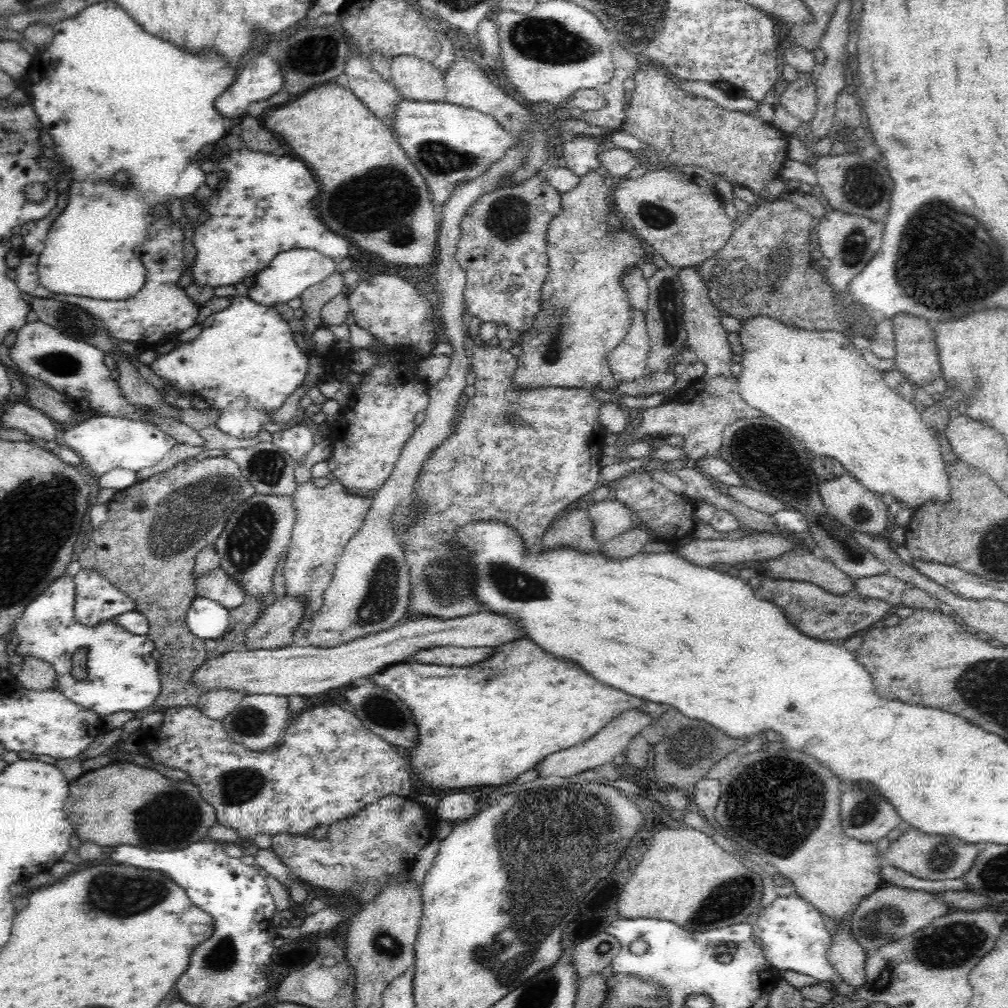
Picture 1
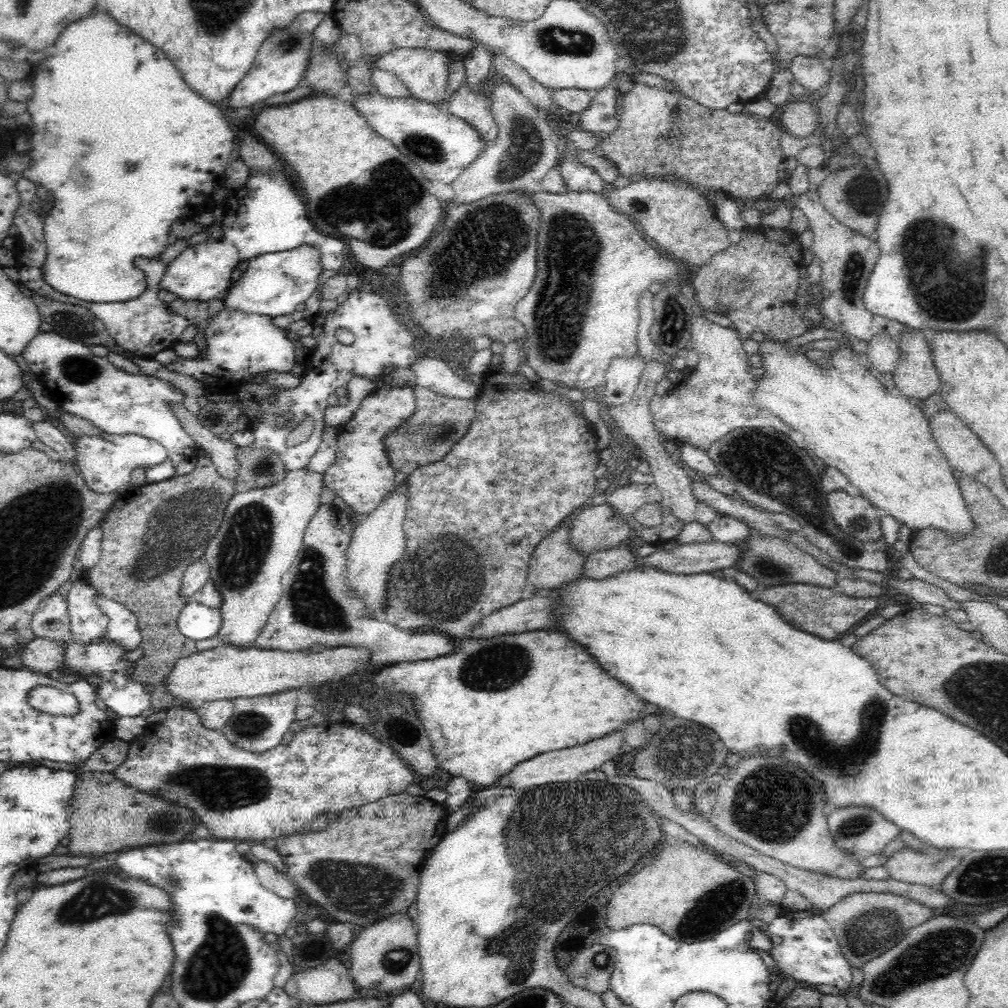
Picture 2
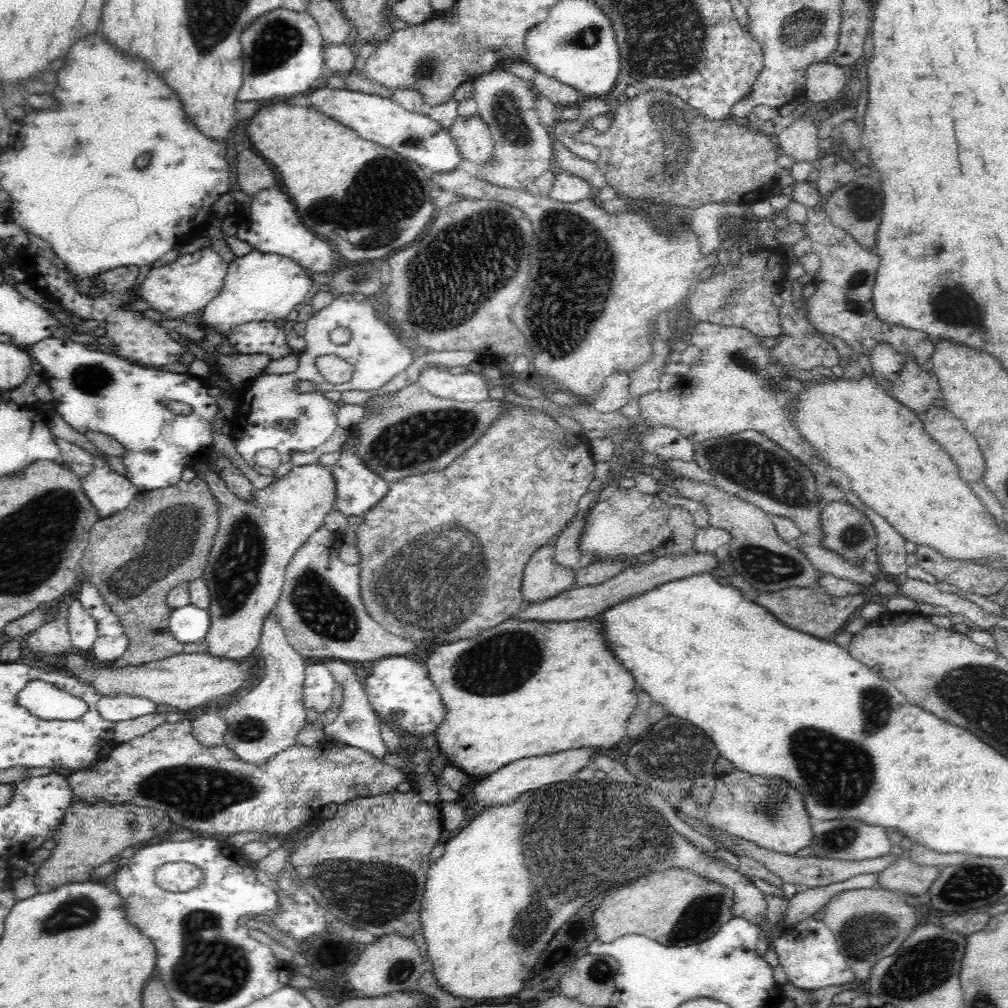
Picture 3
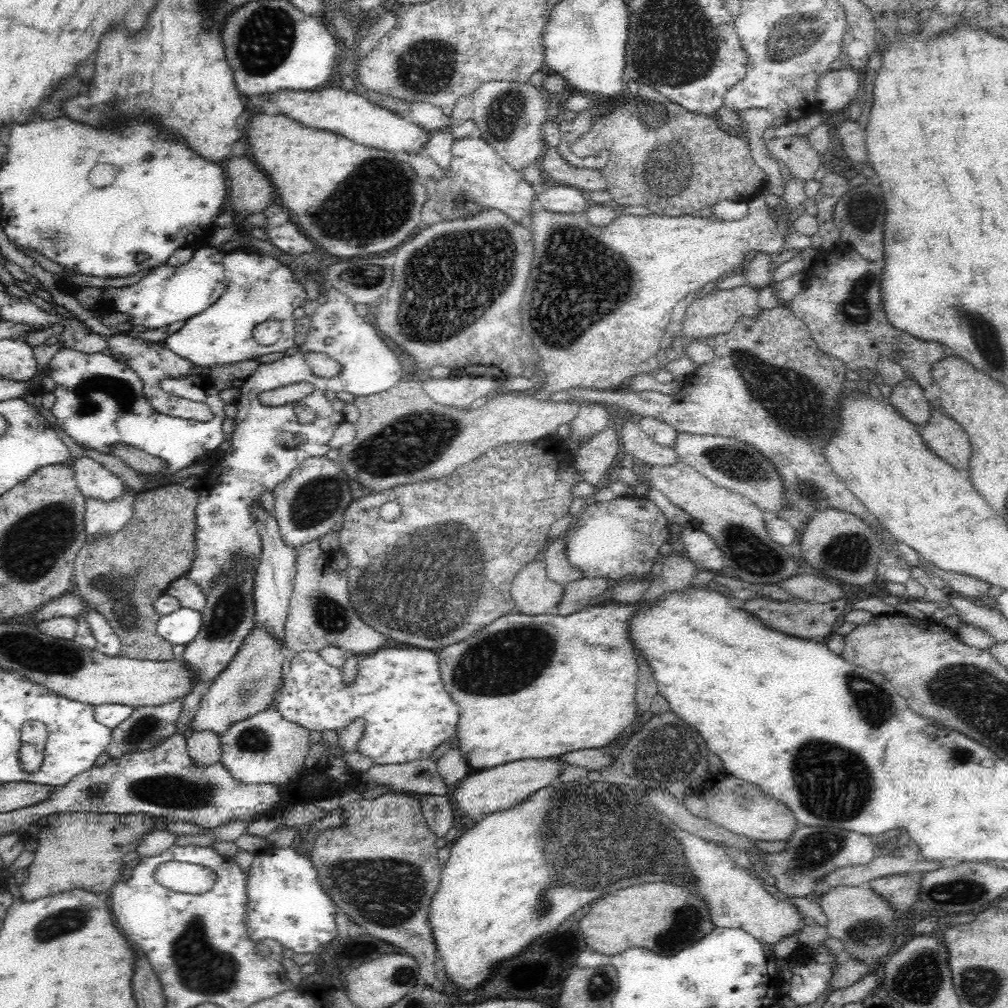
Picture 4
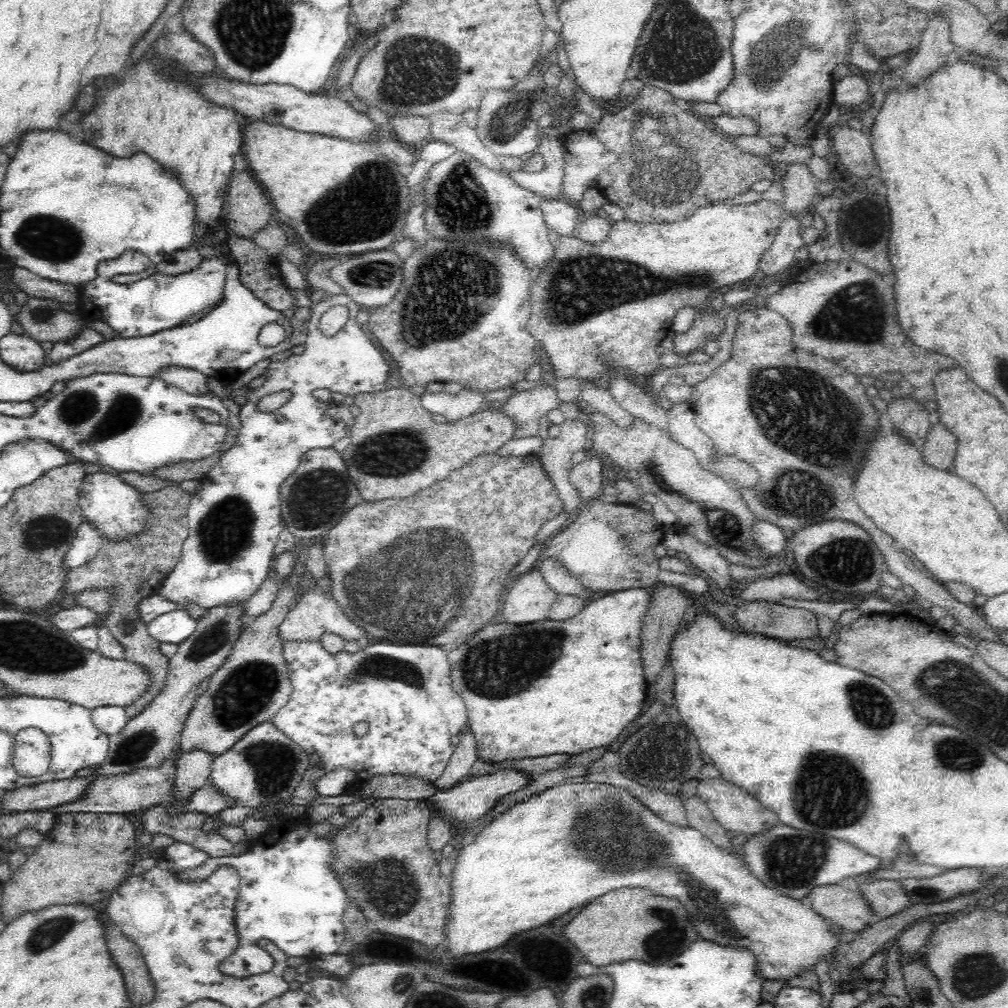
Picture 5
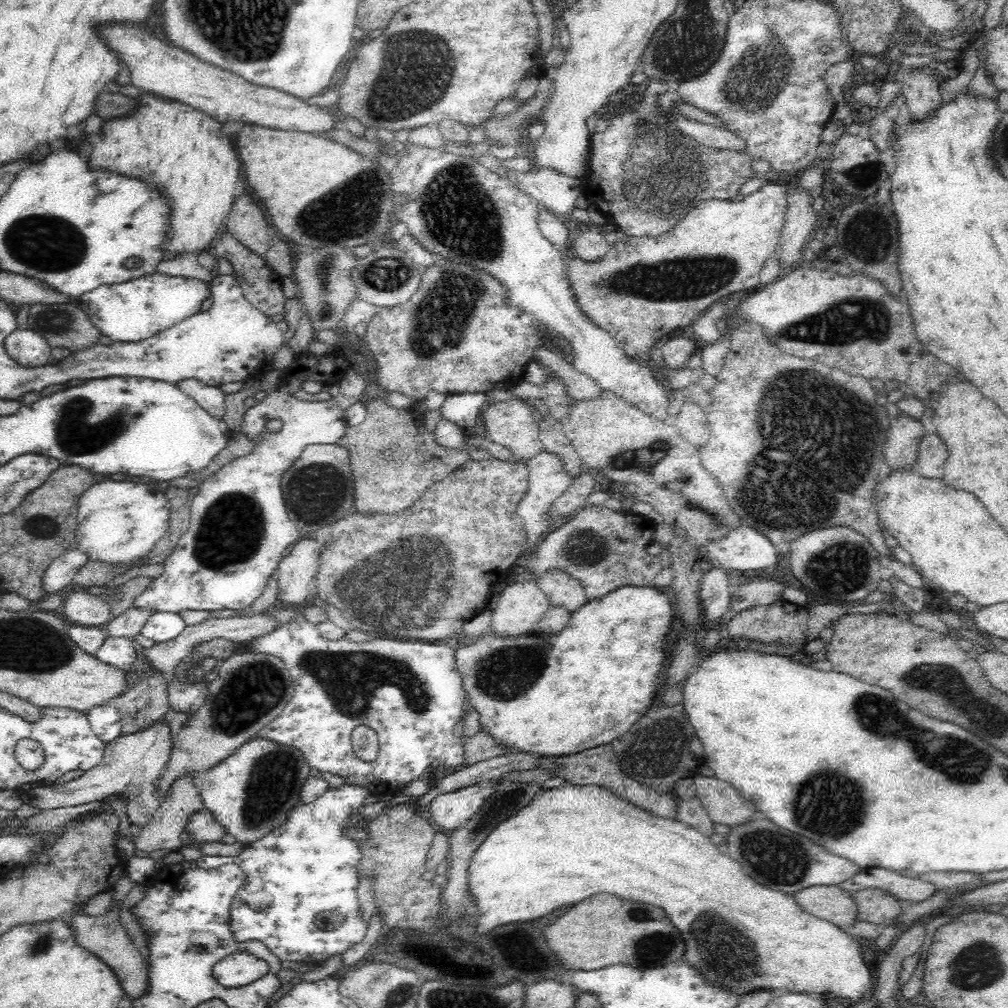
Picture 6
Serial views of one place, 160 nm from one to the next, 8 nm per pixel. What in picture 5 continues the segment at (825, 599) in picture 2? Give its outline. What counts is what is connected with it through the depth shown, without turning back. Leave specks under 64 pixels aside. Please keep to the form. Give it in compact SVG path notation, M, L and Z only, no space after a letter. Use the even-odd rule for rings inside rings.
M759 600L733 608L738 626L781 642L818 637L817 619L810 610Z

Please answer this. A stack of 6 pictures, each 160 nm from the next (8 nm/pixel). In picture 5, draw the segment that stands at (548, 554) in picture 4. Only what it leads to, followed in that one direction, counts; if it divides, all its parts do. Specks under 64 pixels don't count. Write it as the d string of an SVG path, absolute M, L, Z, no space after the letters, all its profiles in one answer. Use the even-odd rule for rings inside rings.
M554 559L543 560L539 571L542 573L546 584L556 593L556 596L572 595L592 599L593 591L584 588L582 583L568 572L560 561Z

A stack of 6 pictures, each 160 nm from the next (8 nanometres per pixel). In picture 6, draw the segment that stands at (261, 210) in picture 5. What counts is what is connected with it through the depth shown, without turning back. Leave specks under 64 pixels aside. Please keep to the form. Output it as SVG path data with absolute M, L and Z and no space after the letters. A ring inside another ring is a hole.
M250 192L235 199L226 225L227 233L242 245L254 252L259 258L266 260L266 254L273 241L268 232L266 212L262 204L254 204Z

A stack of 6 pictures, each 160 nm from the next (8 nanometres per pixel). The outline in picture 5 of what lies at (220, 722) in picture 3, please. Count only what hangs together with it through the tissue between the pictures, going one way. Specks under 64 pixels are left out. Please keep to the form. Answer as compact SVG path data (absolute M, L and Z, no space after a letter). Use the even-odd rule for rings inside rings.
M178 747L177 750L178 760L176 760L176 772L174 772L174 782L172 782L171 804L164 807L169 821L176 821L188 814L187 802L198 789L208 783L210 766L214 757L202 750L189 753L182 753Z

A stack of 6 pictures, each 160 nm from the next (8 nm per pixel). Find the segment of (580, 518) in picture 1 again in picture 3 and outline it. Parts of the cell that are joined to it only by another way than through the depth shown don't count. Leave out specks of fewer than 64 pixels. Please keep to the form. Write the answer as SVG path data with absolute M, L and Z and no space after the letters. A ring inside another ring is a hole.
M553 544L539 548L526 563L520 592L528 604L539 603L574 589L574 571L552 563Z

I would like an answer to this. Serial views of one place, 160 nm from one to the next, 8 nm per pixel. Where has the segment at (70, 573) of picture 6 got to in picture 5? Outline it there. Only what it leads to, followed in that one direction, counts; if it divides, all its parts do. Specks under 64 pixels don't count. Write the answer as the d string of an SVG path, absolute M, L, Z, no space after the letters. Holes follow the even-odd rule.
M85 520L78 527L74 540L70 542L70 546L68 546L66 554L64 554L62 563L66 565L66 574L90 562L103 543L102 535L96 531L96 527Z

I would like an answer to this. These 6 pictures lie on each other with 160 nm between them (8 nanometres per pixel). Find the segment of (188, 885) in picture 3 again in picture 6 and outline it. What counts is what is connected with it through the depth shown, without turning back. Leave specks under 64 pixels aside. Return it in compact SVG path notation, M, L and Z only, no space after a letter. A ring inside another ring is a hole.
M344 783L341 787L338 788L329 788L319 796L314 802L310 804L301 804L296 806L290 816L288 816L288 820L281 824L278 828L272 830L270 834L267 834L264 838L257 840L256 842L246 844L243 846L240 854L235 857L217 857L216 855L203 855L196 861L196 865L204 870L214 870L219 869L221 866L234 863L238 865L242 872L245 874L245 881L242 886L238 890L236 890L236 894L232 897L230 910L229 910L229 920L228 924L230 925L230 932L232 933L232 938L236 942L248 942L250 940L258 940L258 942L262 942L270 952L274 956L276 956L281 962L298 962L301 964L310 964L310 962L314 962L314 964L322 962L322 960L328 961L331 957L335 957L337 955L344 955L344 951L348 950L353 944L358 944L361 940L364 940L366 936L368 936L368 921L365 921L362 916L362 912L360 911L360 905L358 904L358 897L356 893L356 889L358 888L358 878L359 876L359 862L362 858L362 853L360 850L360 843L351 837L346 835L346 829L348 828L349 823L354 822L354 820L360 819L358 816L358 812L361 811L361 808L366 806L364 804L364 800L368 798L370 792L368 789L361 786L354 786ZM324 910L336 910L336 912L340 912L340 914L344 914L346 916L346 936L330 936L330 934L324 934L324 930L318 930L318 927L314 925L314 916L318 914L318 912L324 912ZM235 952L213 966L213 977L218 984L229 988L251 985L268 974L268 964L251 955Z

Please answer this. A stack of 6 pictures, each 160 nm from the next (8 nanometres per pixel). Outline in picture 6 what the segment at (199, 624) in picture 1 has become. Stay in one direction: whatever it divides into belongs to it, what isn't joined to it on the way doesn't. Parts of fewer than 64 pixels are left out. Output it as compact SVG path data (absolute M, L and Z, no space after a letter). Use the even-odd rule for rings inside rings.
M156 611L142 626L141 634L156 643L172 640L184 630L185 624L179 614Z

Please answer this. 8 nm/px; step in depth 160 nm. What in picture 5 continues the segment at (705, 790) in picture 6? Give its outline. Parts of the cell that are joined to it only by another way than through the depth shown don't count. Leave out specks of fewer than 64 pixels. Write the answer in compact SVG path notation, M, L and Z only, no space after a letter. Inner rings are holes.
M721 777L700 779L697 785L697 794L706 803L714 820L726 831L743 833L745 835L764 832L772 828L774 824L779 824L777 815L772 810L765 808L760 802L744 789L728 782Z

